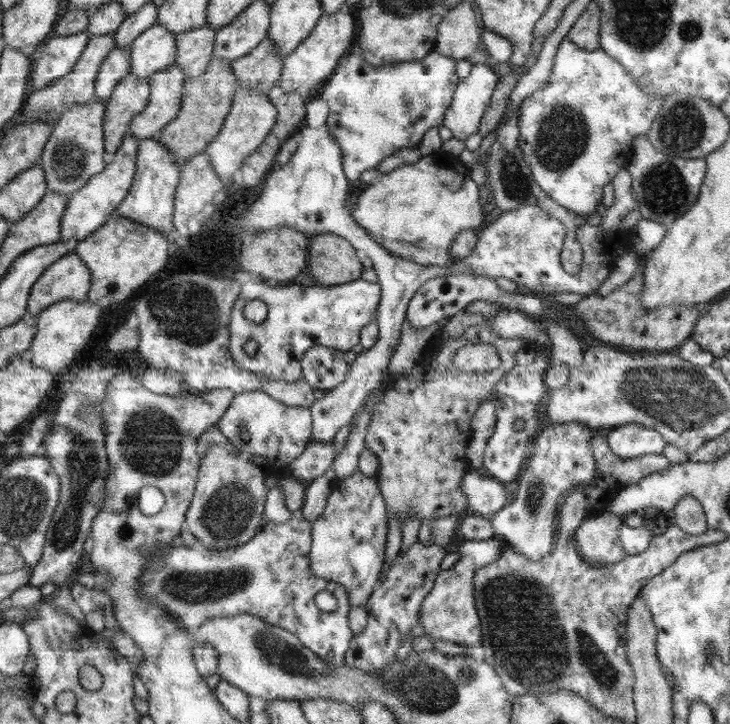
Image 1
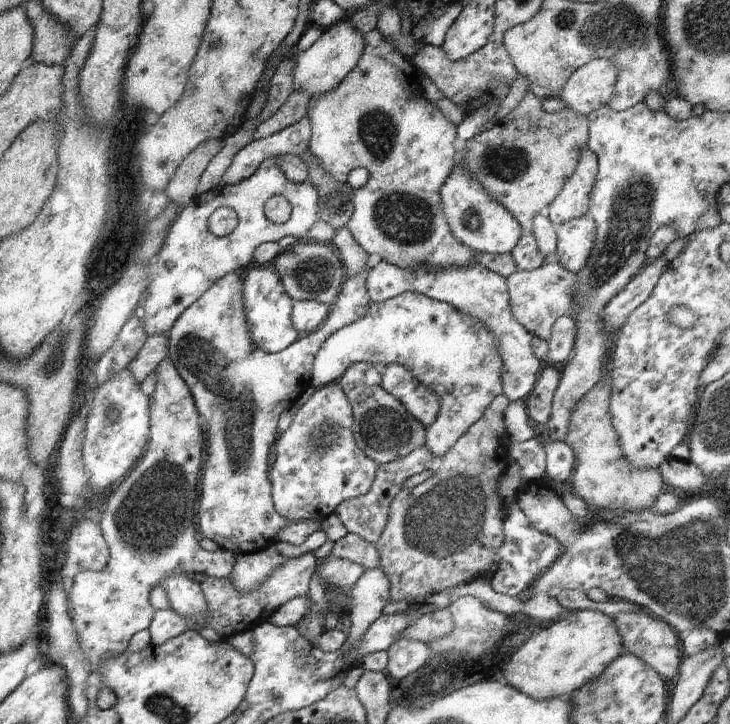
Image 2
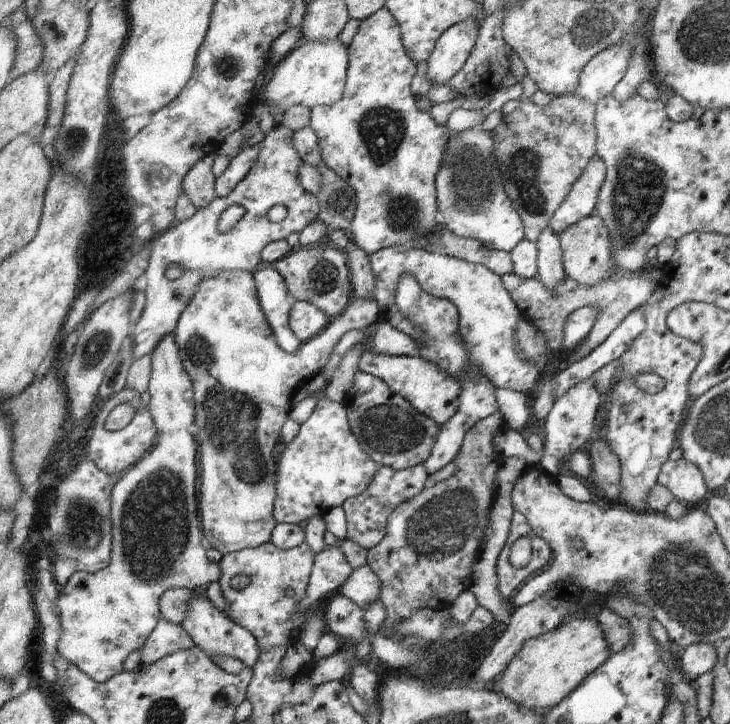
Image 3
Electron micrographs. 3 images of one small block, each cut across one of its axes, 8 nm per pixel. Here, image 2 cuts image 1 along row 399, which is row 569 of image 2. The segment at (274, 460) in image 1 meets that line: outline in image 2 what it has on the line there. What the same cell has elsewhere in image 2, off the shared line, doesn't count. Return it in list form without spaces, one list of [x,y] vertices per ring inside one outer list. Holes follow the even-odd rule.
[[[276,542],[262,550],[238,554],[235,557],[230,580],[234,588],[240,592],[252,592],[260,584],[264,584],[266,578],[287,559],[279,553]]]

